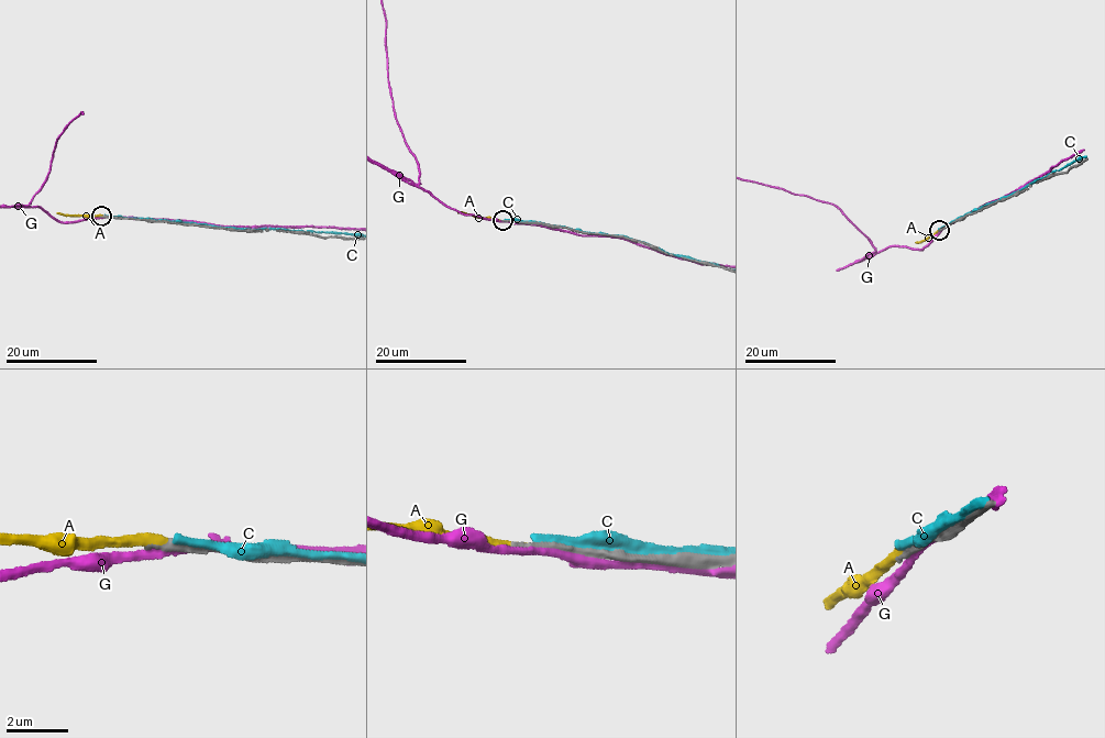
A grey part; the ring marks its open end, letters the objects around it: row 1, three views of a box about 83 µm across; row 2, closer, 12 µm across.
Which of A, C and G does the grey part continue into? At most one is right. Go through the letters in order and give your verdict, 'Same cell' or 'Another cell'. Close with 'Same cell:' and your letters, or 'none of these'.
A: Same cell
C: Another cell
G: Another cell
Same cell: A

